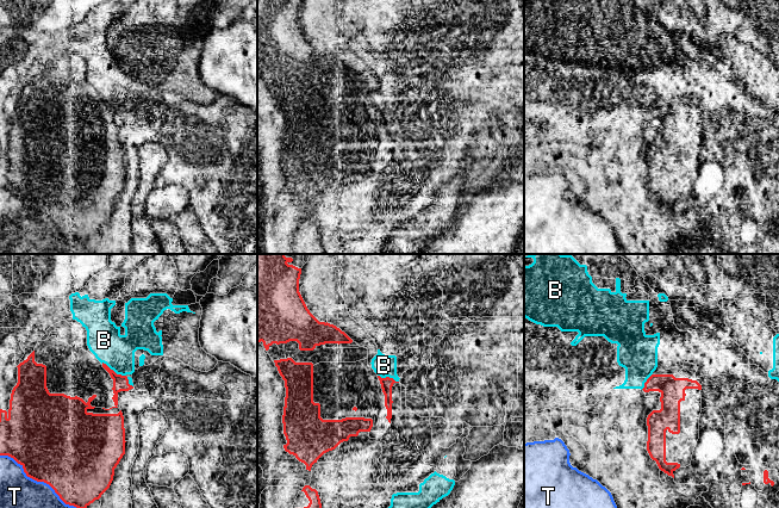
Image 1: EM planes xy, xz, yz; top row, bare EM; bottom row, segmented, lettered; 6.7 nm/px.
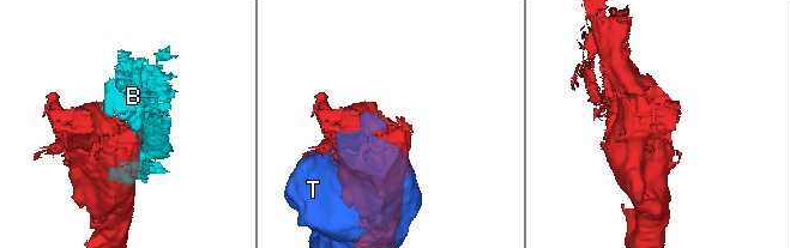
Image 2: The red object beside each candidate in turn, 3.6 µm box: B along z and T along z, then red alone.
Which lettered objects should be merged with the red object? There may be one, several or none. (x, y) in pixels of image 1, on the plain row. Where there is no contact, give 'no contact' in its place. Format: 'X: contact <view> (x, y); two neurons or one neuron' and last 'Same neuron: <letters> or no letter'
B: contact xy (119, 107); two neurons
T: contact xy (41, 214); two neurons
Same neuron: no letter

